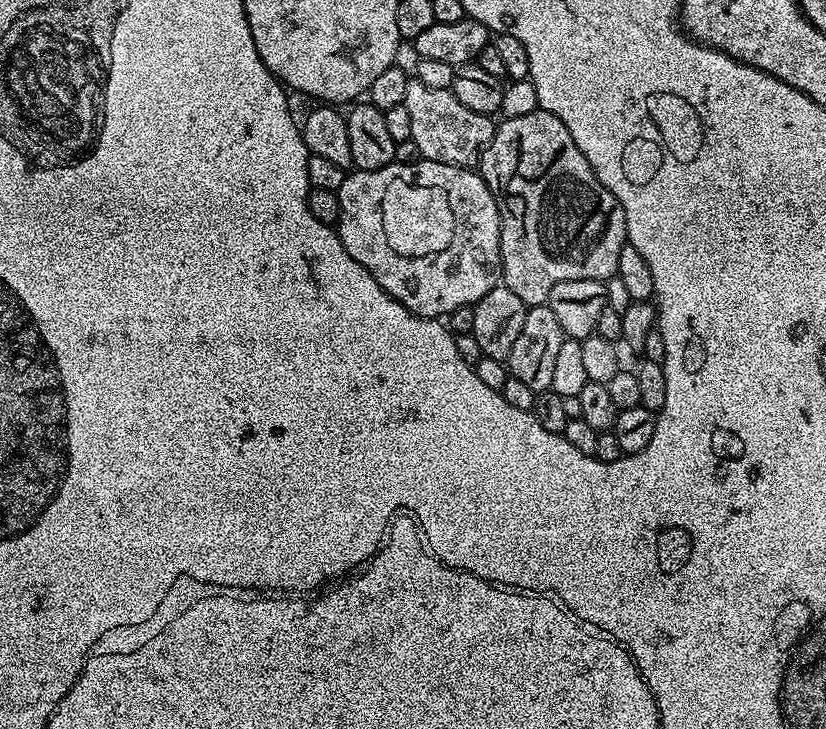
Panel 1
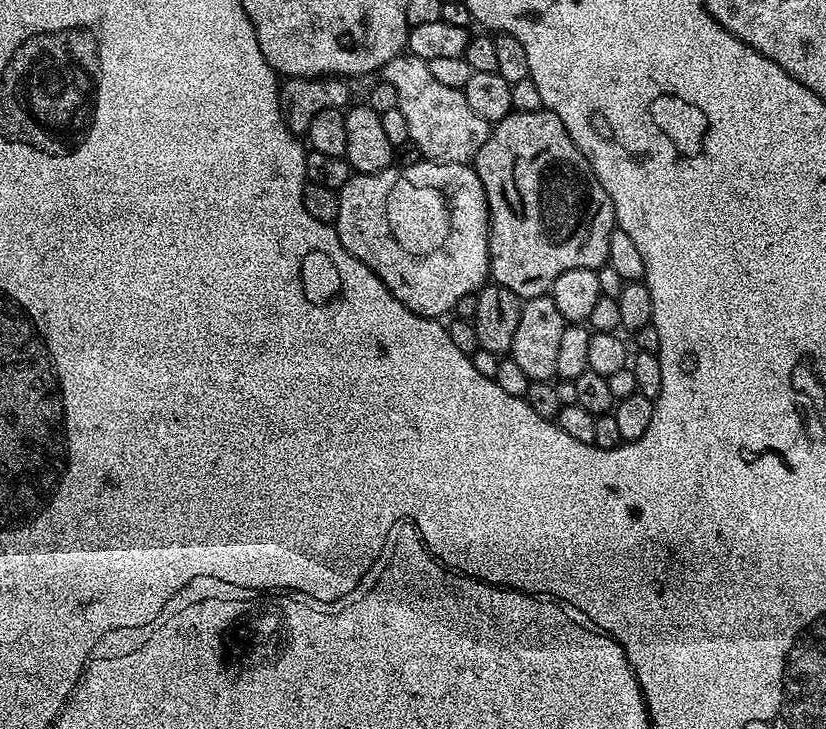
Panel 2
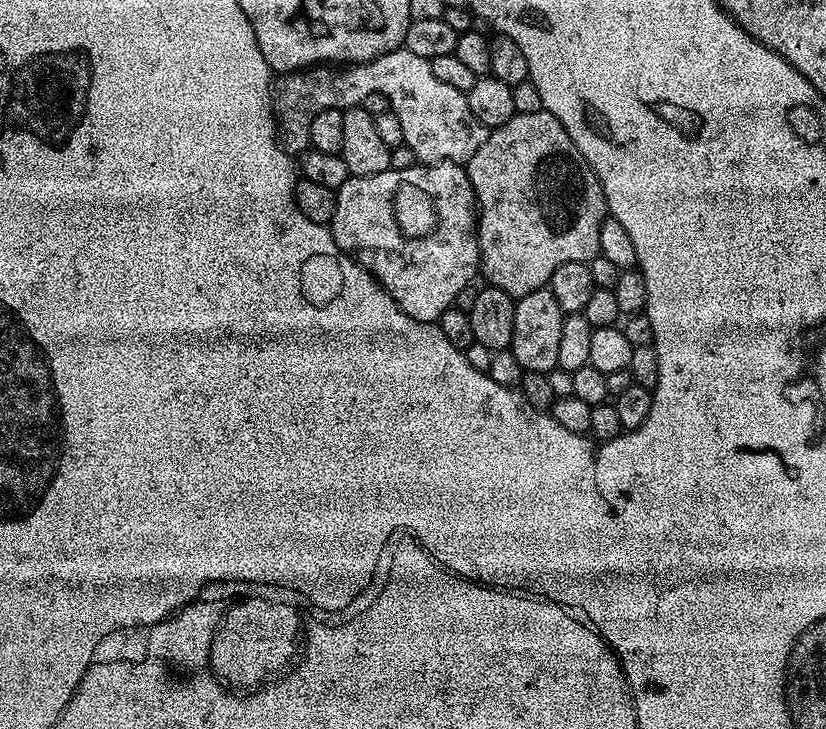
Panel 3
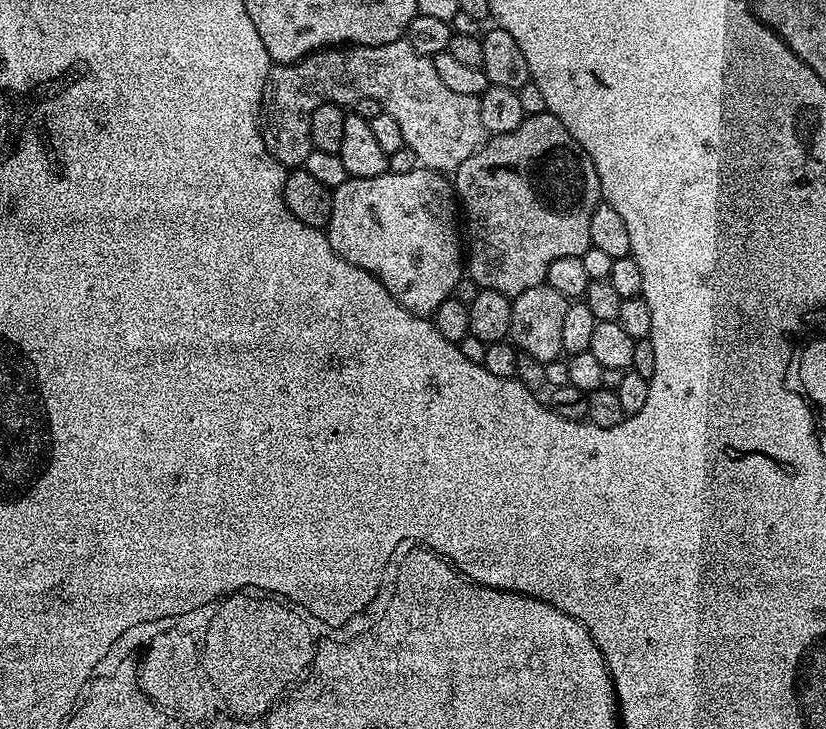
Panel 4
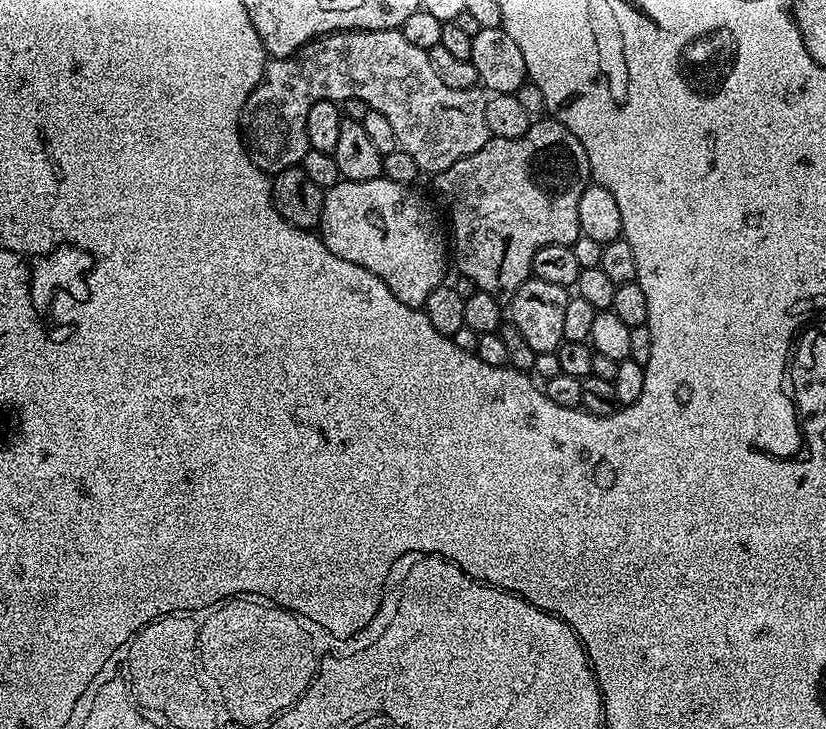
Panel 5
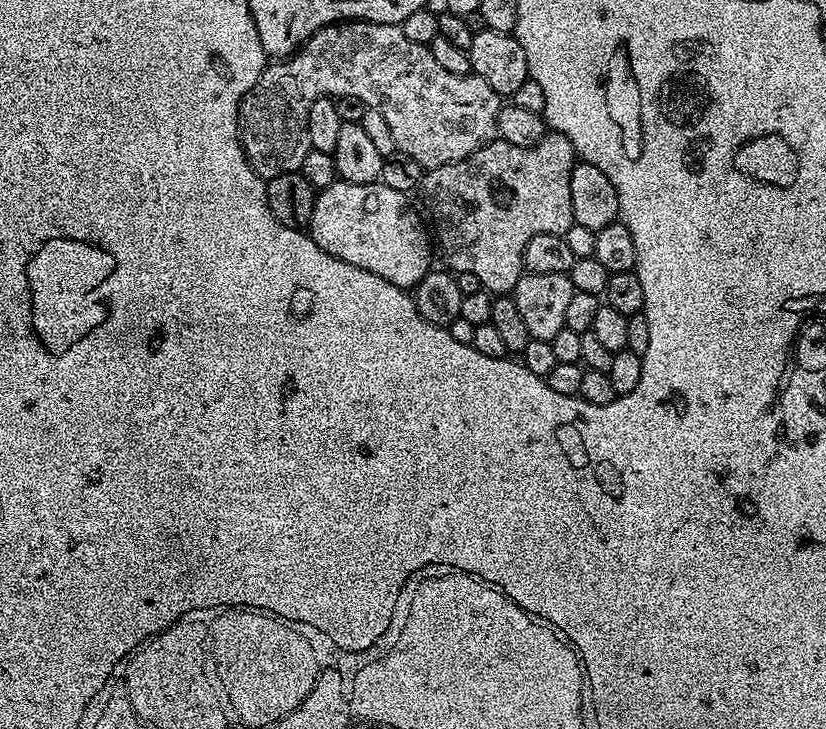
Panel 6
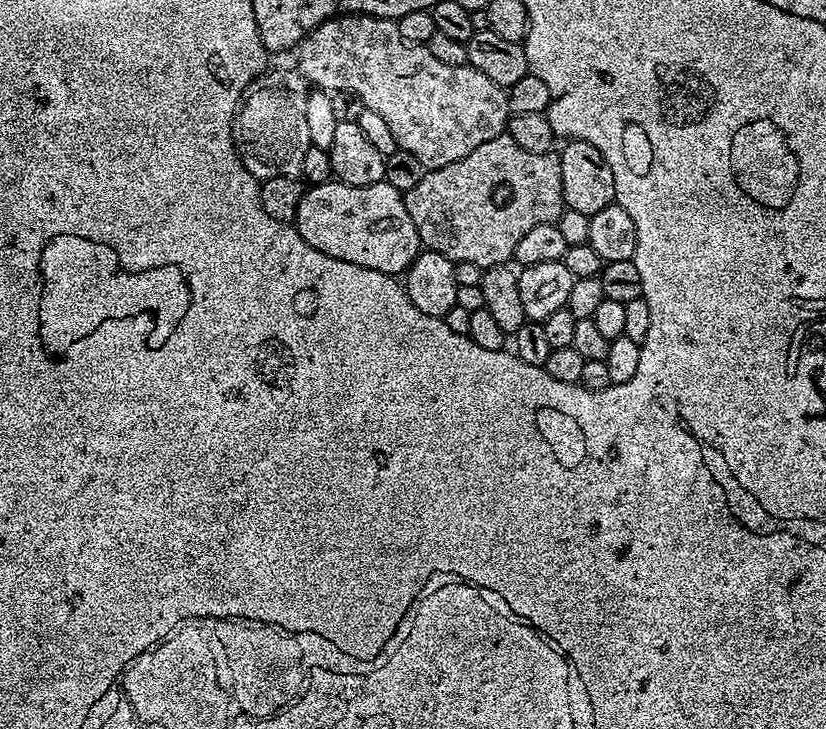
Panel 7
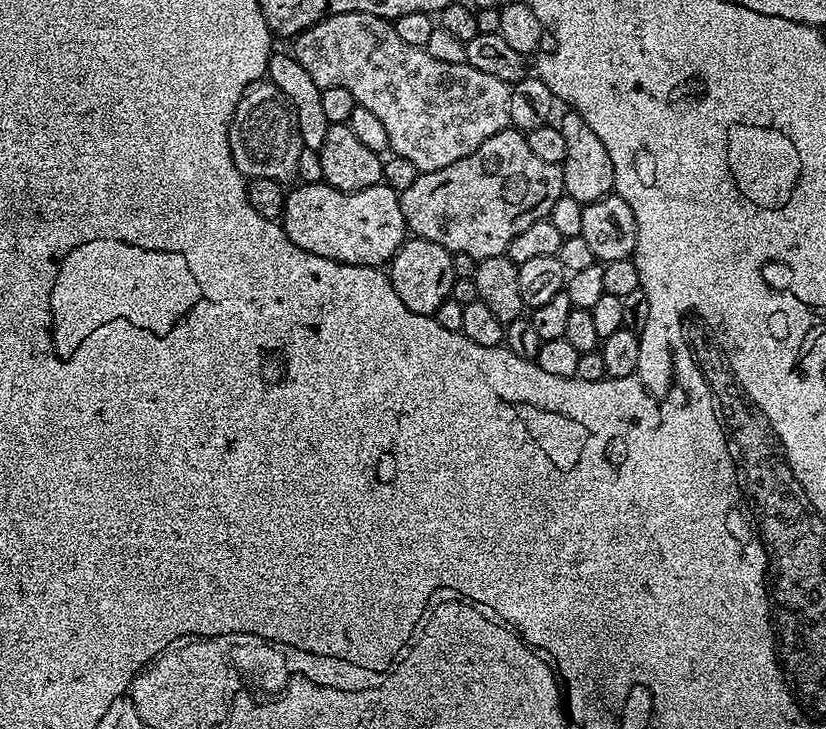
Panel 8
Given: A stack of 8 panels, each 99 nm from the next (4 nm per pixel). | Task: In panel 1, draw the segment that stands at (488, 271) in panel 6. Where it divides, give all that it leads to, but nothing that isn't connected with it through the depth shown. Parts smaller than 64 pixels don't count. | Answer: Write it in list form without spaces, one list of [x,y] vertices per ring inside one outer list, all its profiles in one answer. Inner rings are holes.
[[[537,110],[522,114],[522,118],[501,119],[490,146],[480,155],[478,171],[494,194],[500,211],[502,282],[514,290],[524,304],[547,304],[550,290],[554,290],[558,282],[574,278],[607,282],[615,277],[618,258],[628,243],[626,214],[618,198],[598,182],[590,162],[586,162],[582,150],[574,146],[570,130],[566,130],[554,114]]]

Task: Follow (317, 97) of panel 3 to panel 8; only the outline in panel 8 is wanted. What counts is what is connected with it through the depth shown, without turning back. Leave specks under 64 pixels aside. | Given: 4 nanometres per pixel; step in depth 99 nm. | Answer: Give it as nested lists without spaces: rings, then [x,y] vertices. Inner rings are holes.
[[[365,12],[327,16],[295,37],[294,44],[296,61],[304,67],[306,74],[310,74],[313,82],[321,89],[342,86],[350,90],[357,105],[370,110],[370,114],[375,114],[378,122],[382,122],[389,149],[412,162],[419,173],[442,170],[442,166],[450,166],[450,162],[474,154],[486,138],[509,127],[510,85],[483,70],[474,70],[467,62],[438,62],[438,58],[430,58],[424,49],[406,46],[406,42],[398,38],[395,23],[383,16]],[[257,82],[245,90],[242,98],[236,103],[232,123],[228,126],[228,141],[234,166],[238,166],[238,170],[246,178],[270,178],[288,182],[288,179],[296,176],[298,154],[302,147],[300,127],[296,121],[296,113],[293,112],[287,98],[278,90],[278,86],[270,82]]]

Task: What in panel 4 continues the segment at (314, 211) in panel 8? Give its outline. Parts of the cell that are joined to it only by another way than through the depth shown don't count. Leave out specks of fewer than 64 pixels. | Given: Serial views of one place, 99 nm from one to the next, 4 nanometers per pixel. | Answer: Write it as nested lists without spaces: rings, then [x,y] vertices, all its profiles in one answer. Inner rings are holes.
[[[419,166],[410,170],[409,173],[386,171],[374,178],[358,178],[354,176],[346,182],[342,182],[342,186],[338,186],[333,191],[332,201],[334,202],[334,210],[330,214],[326,235],[337,256],[342,257],[346,262],[350,262],[362,270],[366,270],[374,278],[378,278],[378,282],[382,282],[382,286],[386,286],[388,293],[408,312],[413,312],[414,315],[425,318],[435,317],[438,306],[442,306],[442,302],[449,300],[455,293],[462,275],[462,228],[461,225],[460,228],[456,225],[456,216],[458,220],[458,200],[454,195],[454,188],[450,183],[449,177],[443,172],[431,172],[428,168]]]

